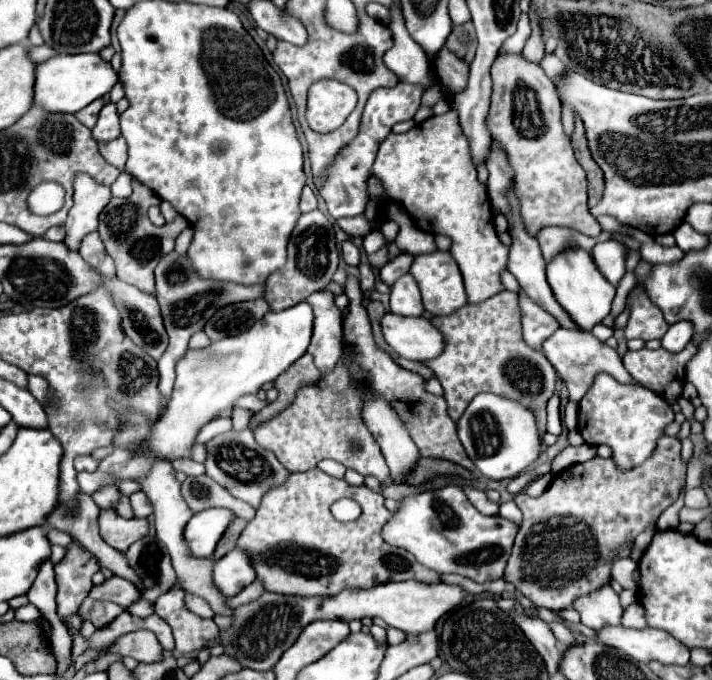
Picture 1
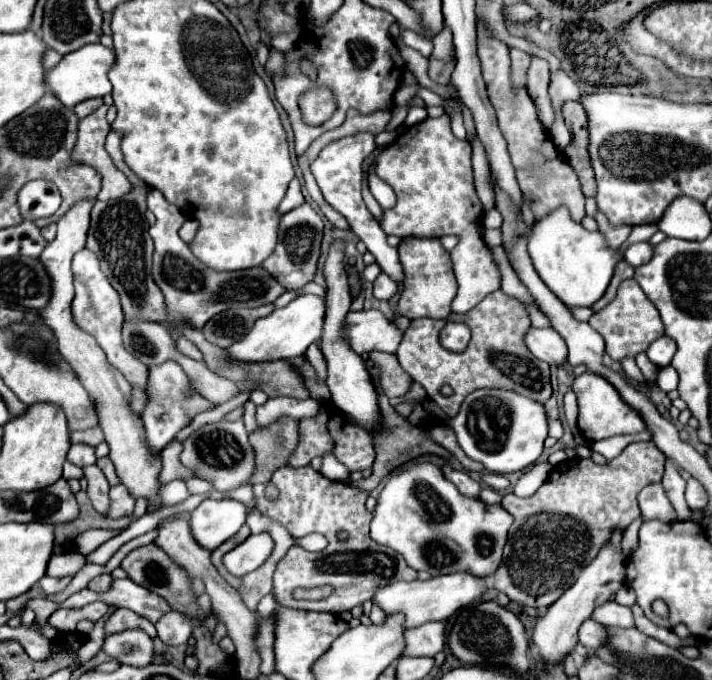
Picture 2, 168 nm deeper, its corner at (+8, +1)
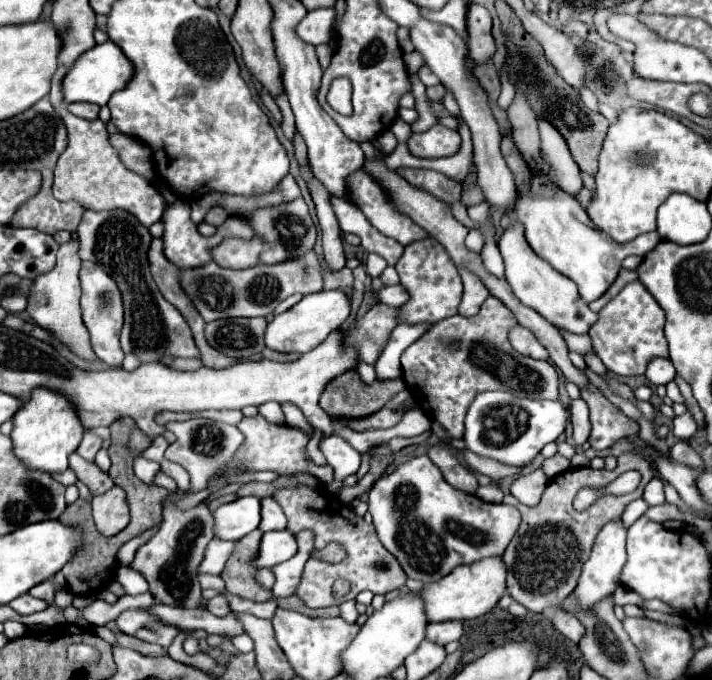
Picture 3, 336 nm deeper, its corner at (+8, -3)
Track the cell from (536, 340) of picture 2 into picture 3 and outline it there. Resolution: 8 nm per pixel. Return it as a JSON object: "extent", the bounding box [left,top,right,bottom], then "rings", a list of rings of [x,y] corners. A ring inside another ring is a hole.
{"extent":[509,325,549,359],"rings":[[[515,325],[509,331],[509,341],[511,341],[511,347],[521,355],[527,355],[533,359],[549,359],[545,347],[537,341],[537,337],[533,337],[533,333],[521,325]]]}

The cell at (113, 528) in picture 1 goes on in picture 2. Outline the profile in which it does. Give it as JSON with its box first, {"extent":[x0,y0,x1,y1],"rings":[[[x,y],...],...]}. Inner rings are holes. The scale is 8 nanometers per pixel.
{"extent":[83,465,111,515],"rings":[[[89,465],[83,471],[85,471],[85,479],[89,481],[87,495],[89,495],[95,511],[101,515],[107,515],[111,501],[109,501],[109,483],[107,483],[105,475],[101,473],[101,469],[97,465]]]}

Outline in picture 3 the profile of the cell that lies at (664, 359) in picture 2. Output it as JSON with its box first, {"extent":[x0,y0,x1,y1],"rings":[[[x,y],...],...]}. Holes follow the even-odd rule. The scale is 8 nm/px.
{"extent":[645,359,675,385],"rings":[[[653,359],[645,371],[645,377],[653,383],[653,385],[667,385],[669,381],[673,381],[675,377],[675,367],[669,359]]]}

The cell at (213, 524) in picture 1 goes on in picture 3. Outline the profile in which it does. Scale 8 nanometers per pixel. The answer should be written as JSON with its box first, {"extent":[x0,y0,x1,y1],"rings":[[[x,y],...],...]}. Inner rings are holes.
{"extent":[215,497,261,541],"rings":[[[243,497],[233,503],[221,505],[215,513],[215,537],[237,541],[247,533],[255,531],[261,521],[261,499]]]}

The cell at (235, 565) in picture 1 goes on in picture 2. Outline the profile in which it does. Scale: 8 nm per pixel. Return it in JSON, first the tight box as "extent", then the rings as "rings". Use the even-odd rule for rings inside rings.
{"extent":[223,533,273,577],"rings":[[[269,533],[249,535],[241,545],[237,545],[223,557],[223,565],[231,575],[243,577],[261,567],[263,561],[271,555],[271,549],[273,549],[273,539]]]}

